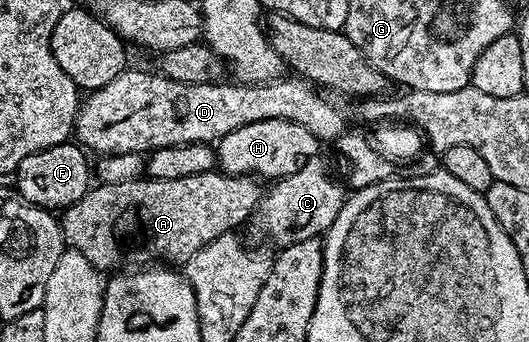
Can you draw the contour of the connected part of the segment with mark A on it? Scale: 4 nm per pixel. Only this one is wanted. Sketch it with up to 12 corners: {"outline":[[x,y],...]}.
{"outline":[[253,176],[100,183],[59,216],[101,273],[243,228]]}

